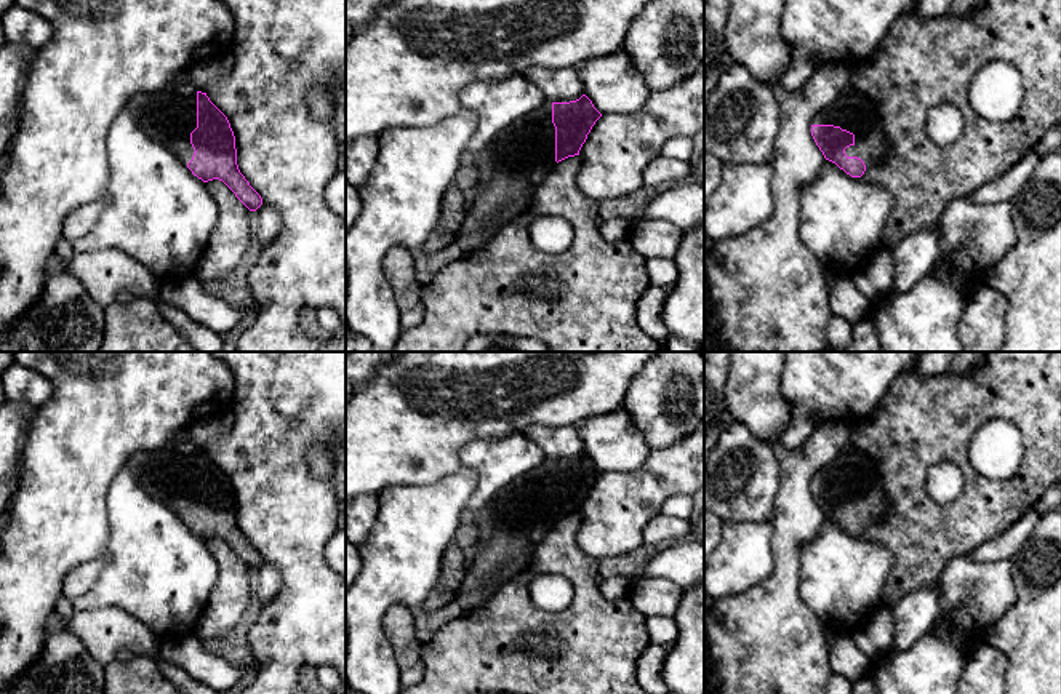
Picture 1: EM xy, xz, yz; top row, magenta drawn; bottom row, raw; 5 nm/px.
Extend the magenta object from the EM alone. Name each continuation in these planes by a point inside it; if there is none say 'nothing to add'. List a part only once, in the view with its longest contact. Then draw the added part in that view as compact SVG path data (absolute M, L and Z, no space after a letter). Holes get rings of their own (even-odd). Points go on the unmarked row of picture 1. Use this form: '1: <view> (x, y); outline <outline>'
1: yz (852, 469); outline M858 448L843 449L821 469L813 483L834 483L855 493L855 502L845 507L847 515L864 520L866 529L882 521L890 510L875 464Z

